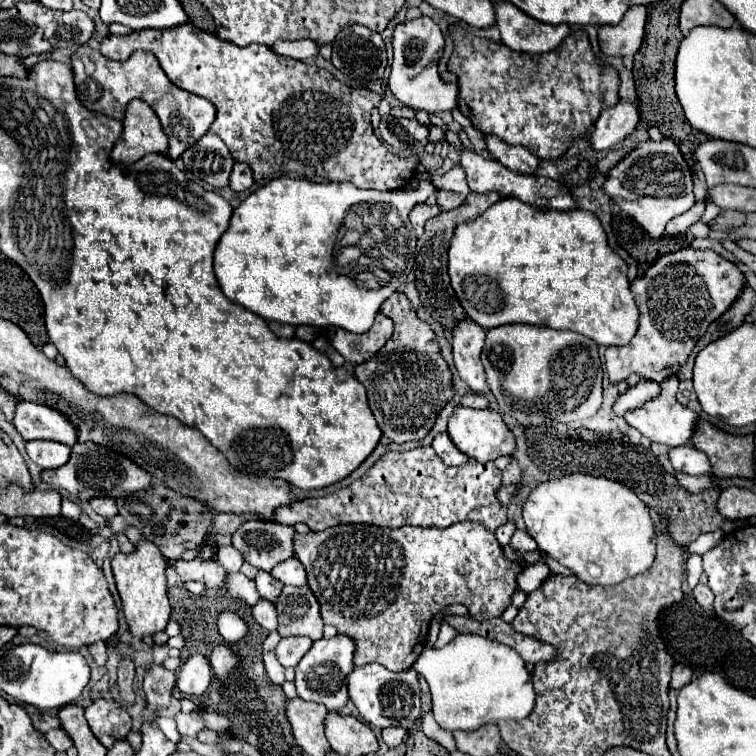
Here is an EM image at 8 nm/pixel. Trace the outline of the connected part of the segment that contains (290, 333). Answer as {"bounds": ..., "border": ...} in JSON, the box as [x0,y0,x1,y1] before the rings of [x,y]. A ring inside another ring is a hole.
{"bounds":[269,321,295,339],"border":[[[271,321],[271,323],[269,323],[269,329],[271,329],[277,337],[283,337],[283,339],[295,337],[295,327],[293,327],[293,325],[279,325],[279,323]]]}

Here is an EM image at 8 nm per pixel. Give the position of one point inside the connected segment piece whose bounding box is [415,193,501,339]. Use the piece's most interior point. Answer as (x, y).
(437, 296)

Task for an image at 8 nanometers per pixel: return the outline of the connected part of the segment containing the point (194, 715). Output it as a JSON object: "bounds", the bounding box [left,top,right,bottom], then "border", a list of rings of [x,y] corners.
{"bounds":[175,707,205,737],"border":[[[197,707],[191,713],[177,713],[175,721],[177,721],[179,733],[185,737],[197,737],[197,733],[205,729],[205,721],[203,721],[201,713],[203,713],[201,707]]]}

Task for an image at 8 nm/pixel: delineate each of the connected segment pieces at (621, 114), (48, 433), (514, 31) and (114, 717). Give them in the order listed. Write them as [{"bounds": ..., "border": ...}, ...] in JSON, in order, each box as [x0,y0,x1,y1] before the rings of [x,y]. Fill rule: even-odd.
[{"bounds":[589,101,639,151],"border":[[[619,101],[615,107],[607,107],[601,111],[593,135],[589,137],[589,147],[593,151],[607,151],[617,145],[621,139],[633,133],[639,121],[639,113],[635,105]]]},{"bounds":[15,401,77,447],"border":[[[21,401],[15,411],[15,429],[21,433],[25,441],[31,439],[47,439],[73,447],[77,443],[75,425],[63,417],[63,413],[55,413],[55,409],[47,409],[47,405]]]},{"bounds":[495,1,569,53],"border":[[[509,1],[495,3],[495,17],[495,27],[501,33],[501,41],[509,49],[521,53],[547,53],[569,35],[567,25],[553,27],[539,23]]]},{"bounds":[85,699,131,749],"border":[[[95,699],[85,709],[85,719],[93,735],[109,749],[115,741],[125,739],[131,731],[129,713],[113,699]]]}]

